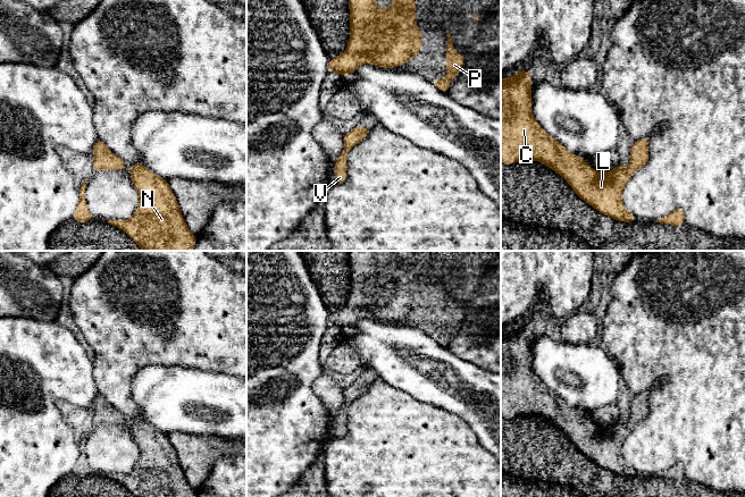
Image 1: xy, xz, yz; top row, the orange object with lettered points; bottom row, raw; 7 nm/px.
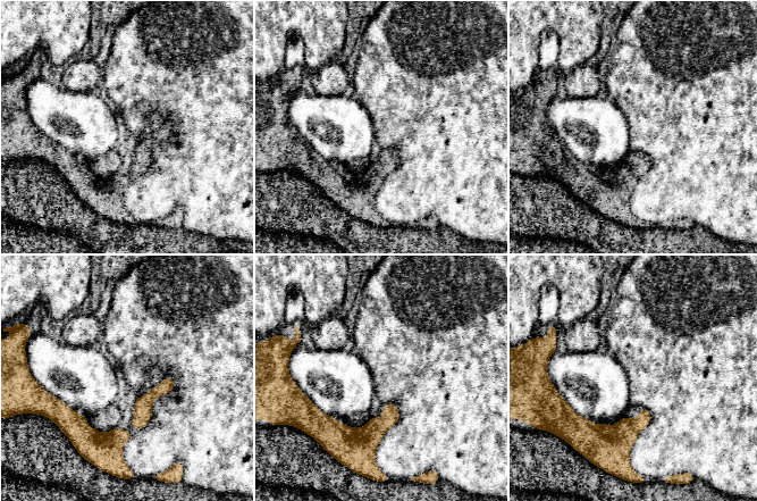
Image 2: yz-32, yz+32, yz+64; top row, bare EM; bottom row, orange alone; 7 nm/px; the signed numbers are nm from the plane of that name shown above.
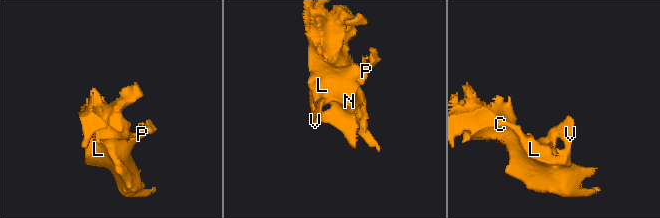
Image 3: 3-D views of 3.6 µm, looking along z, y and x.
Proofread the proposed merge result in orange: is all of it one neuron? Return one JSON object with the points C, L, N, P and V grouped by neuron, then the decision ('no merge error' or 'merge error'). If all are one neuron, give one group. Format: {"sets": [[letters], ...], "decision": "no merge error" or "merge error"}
{"sets": [["C", "L", "N", "P", "V"]], "decision": "no merge error"}

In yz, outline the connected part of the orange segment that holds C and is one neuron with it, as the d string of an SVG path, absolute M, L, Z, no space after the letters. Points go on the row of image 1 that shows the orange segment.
M527 68L511 78L501 78L501 163L541 161L562 176L574 192L598 212L623 222L637 221L623 205L622 191L633 174L646 166L650 138L634 143L626 168L620 163L608 172L591 169L534 119L531 87Z

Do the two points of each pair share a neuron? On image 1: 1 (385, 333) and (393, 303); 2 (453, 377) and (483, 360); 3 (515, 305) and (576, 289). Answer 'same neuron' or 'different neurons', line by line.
1: different neurons
2: different neurons
3: same neuron

